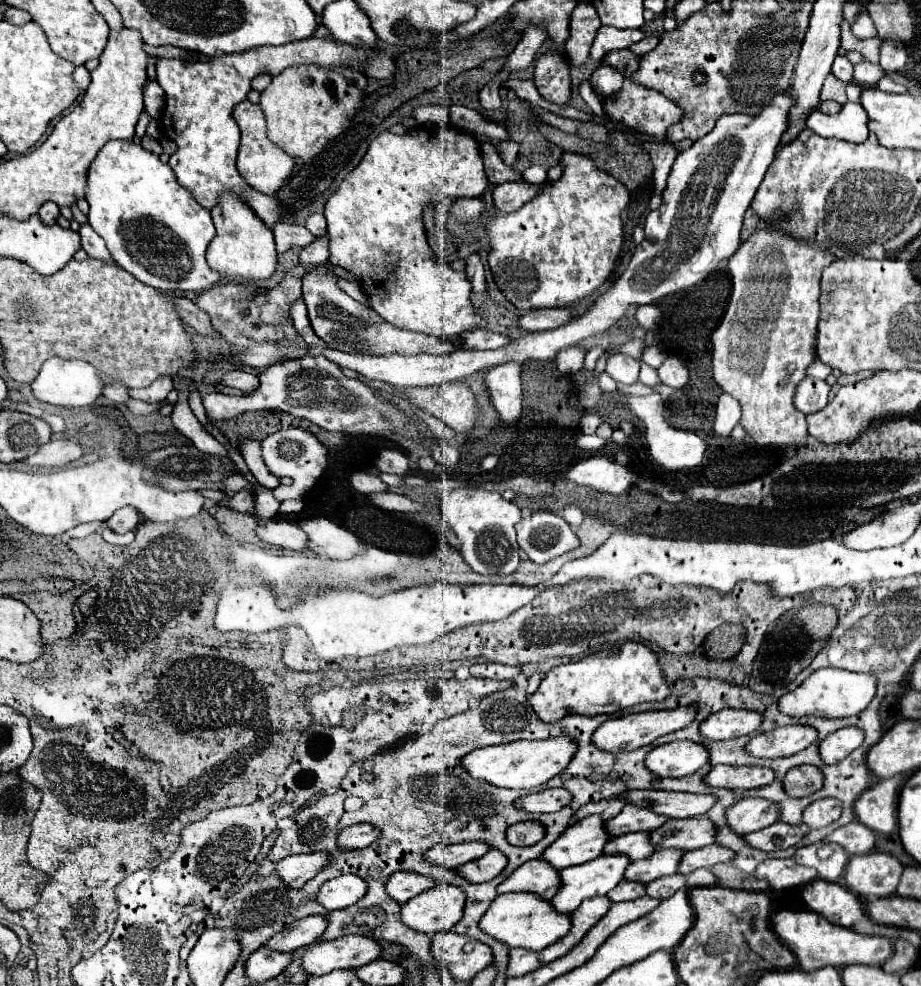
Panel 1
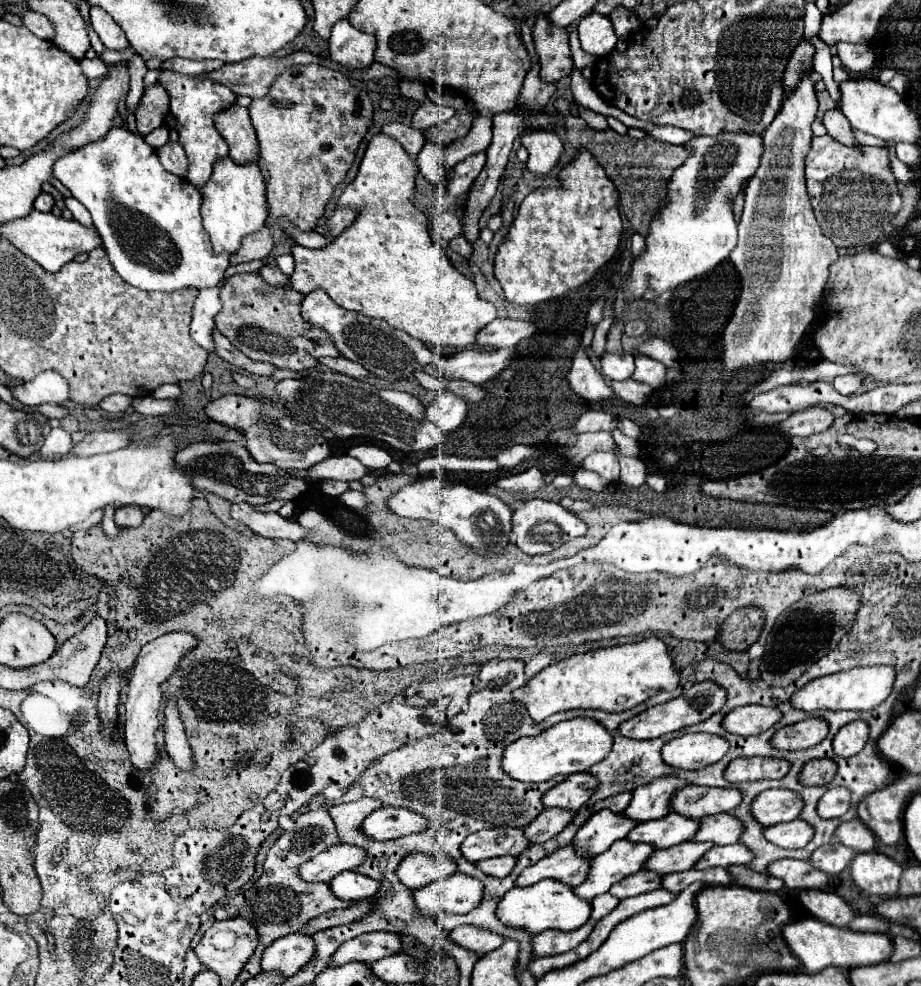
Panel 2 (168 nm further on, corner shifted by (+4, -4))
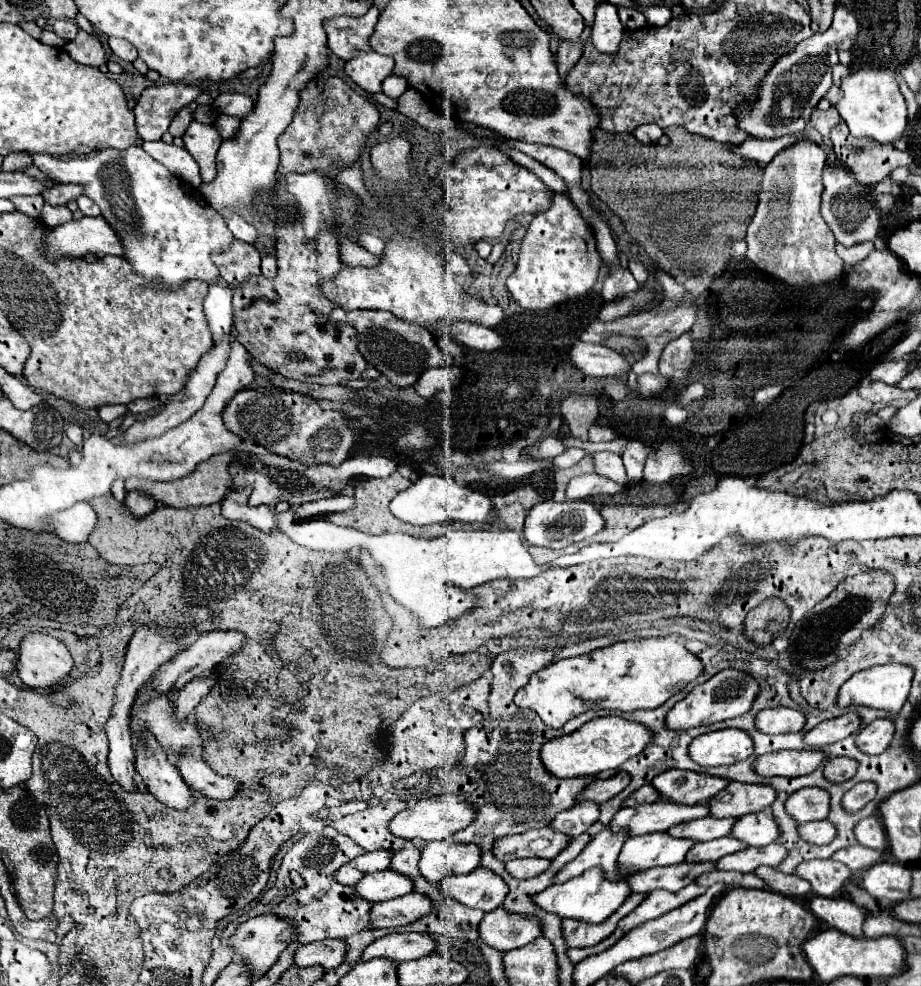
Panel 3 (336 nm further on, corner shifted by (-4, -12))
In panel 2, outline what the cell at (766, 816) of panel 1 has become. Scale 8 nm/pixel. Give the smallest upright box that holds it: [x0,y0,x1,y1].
[752,790,802,826]

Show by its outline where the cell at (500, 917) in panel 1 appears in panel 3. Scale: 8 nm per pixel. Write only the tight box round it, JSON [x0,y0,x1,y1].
[534,868,632,924]

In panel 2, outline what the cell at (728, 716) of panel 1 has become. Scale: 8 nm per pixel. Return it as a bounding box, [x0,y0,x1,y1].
[722,706,780,736]

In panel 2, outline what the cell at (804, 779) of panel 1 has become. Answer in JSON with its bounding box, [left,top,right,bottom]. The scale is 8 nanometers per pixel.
[800,758,836,786]

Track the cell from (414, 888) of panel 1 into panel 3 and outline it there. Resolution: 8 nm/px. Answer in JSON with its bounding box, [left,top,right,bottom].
[420,840,482,884]

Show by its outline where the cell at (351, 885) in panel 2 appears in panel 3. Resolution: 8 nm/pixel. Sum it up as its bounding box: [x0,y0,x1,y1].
[356,868,414,902]

